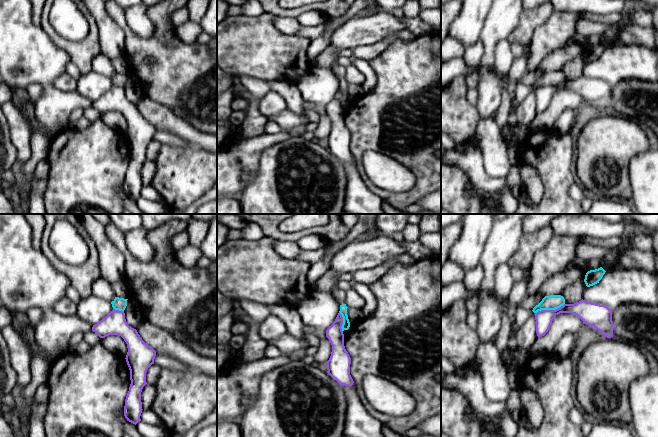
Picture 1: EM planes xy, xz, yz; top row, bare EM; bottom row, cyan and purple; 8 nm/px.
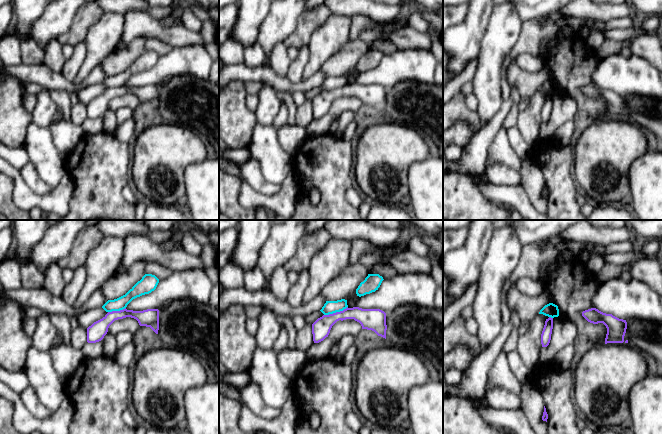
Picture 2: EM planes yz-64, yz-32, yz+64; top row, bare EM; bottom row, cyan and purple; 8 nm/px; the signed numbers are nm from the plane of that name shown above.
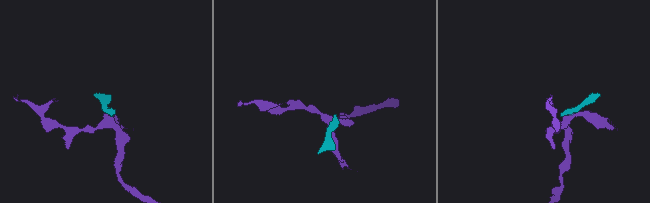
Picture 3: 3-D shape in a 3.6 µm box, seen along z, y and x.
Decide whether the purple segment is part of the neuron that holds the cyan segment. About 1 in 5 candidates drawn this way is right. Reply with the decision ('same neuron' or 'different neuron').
different neuron

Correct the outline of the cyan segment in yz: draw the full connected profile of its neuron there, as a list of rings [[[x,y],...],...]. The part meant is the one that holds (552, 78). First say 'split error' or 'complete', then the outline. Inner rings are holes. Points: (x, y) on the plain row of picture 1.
complete | [[[561,71],[545,72],[542,77],[533,84],[533,88],[537,89],[541,86],[556,86],[565,80],[565,75]]]

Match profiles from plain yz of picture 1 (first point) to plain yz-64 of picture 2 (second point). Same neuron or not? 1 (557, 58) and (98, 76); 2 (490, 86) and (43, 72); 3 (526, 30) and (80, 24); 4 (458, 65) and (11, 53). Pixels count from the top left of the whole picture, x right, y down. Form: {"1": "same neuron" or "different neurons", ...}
{"1": "different neurons", "2": "different neurons", "3": "same neuron", "4": "different neurons"}

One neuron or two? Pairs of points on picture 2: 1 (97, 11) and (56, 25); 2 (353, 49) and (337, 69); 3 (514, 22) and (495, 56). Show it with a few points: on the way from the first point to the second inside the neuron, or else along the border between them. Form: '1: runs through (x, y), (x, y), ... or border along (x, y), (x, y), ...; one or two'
1: border along (78, 10), (72, 25), (59, 38); two
2: runs through (350, 54), (340, 64); one
3: runs through (506, 30), (495, 44), (495, 48); one

